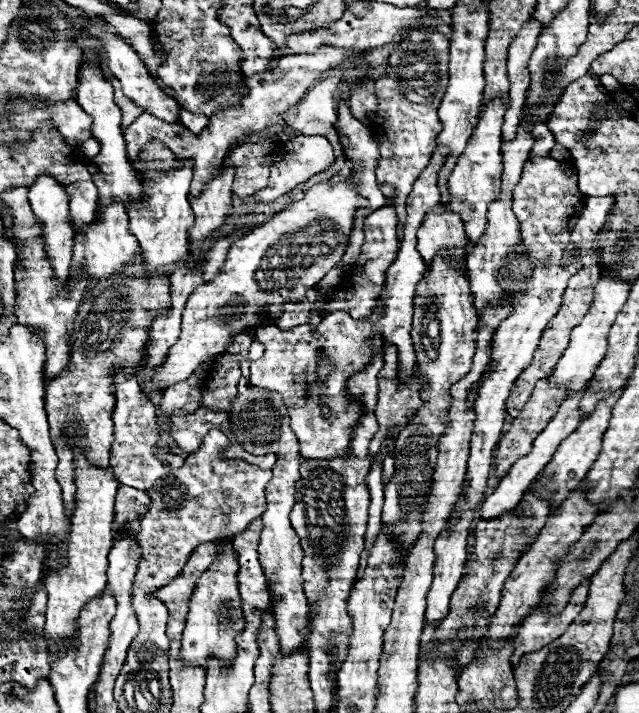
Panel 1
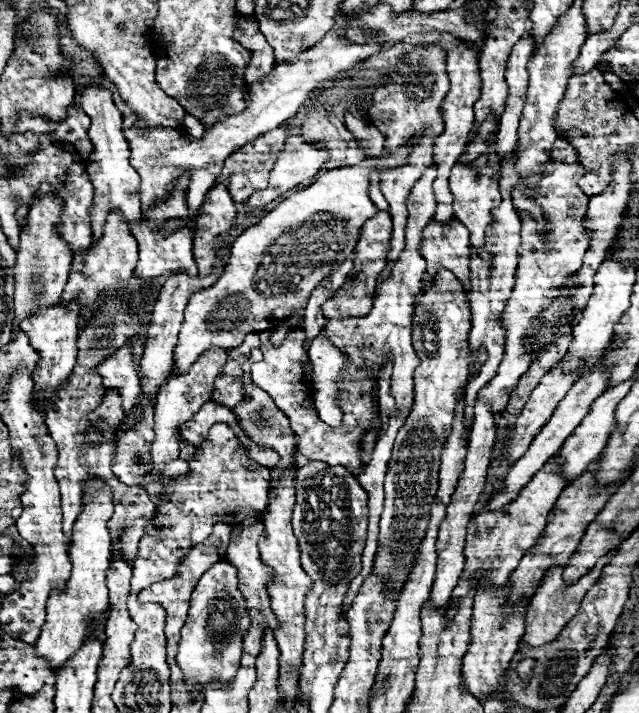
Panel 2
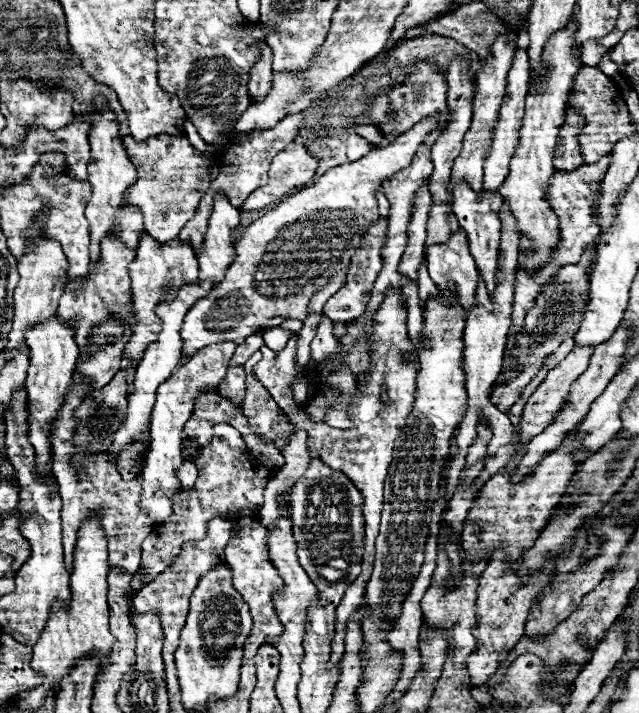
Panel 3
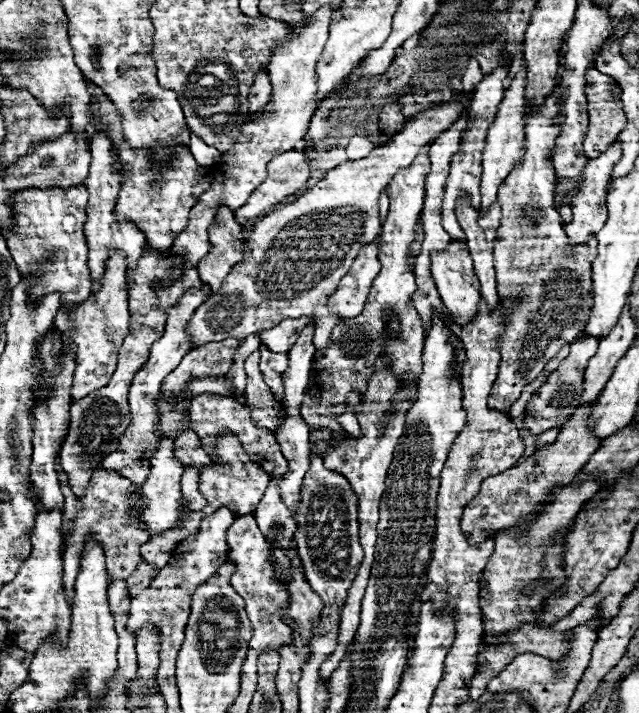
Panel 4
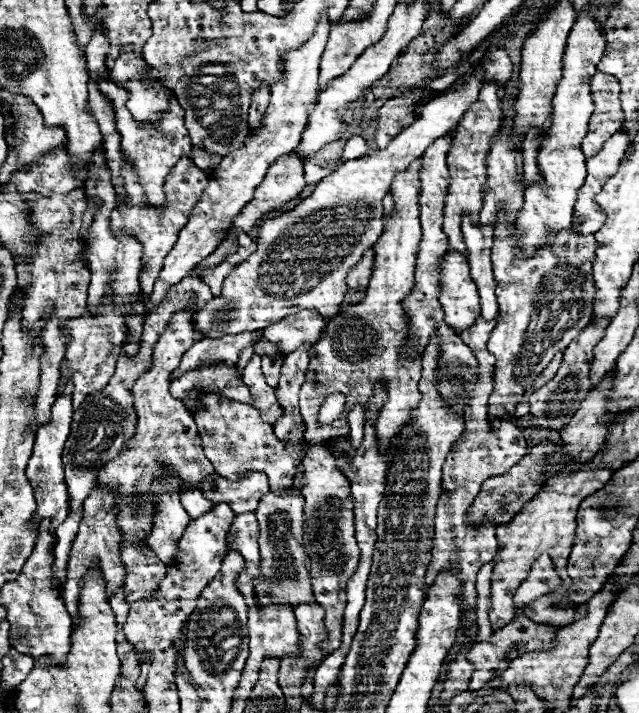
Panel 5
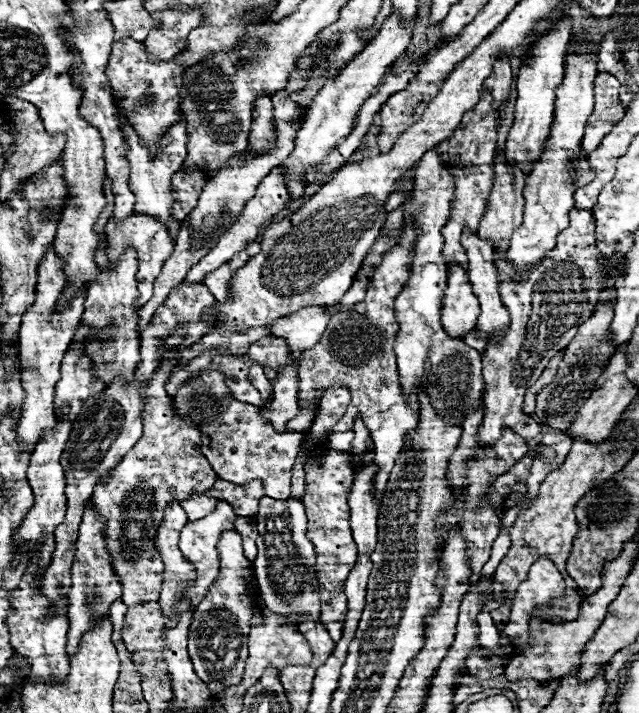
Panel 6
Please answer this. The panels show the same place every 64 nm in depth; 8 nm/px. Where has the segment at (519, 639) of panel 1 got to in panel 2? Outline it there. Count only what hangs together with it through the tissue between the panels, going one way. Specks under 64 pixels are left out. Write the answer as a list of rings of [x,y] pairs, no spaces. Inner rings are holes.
[[[614,550],[614,552],[608,552],[606,556],[602,556],[602,558],[598,560],[598,564],[596,564],[586,576],[582,576],[576,584],[570,584],[570,586],[566,586],[566,584],[562,582],[562,568],[564,568],[564,566],[552,568],[552,572],[548,574],[548,578],[542,582],[542,586],[536,590],[532,602],[528,604],[528,612],[526,612],[526,632],[524,632],[524,636],[520,638],[518,646],[520,646],[520,648],[522,648],[522,646],[544,646],[544,644],[556,640],[556,636],[562,632],[562,628],[568,624],[568,620],[572,620],[572,616],[576,616],[576,612],[580,610],[580,602],[582,602],[582,598],[586,596],[588,588],[590,588],[592,584],[596,584],[596,580],[600,578],[602,568],[608,564],[608,560],[610,560],[614,554],[616,554],[616,550]]]

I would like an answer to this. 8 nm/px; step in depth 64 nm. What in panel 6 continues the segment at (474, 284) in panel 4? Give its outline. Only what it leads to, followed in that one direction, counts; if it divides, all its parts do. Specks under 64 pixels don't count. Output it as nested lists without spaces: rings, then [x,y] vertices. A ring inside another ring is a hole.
[[[448,264],[448,288],[442,298],[442,324],[450,336],[462,338],[476,326],[480,304],[472,292],[468,274],[460,264]]]

